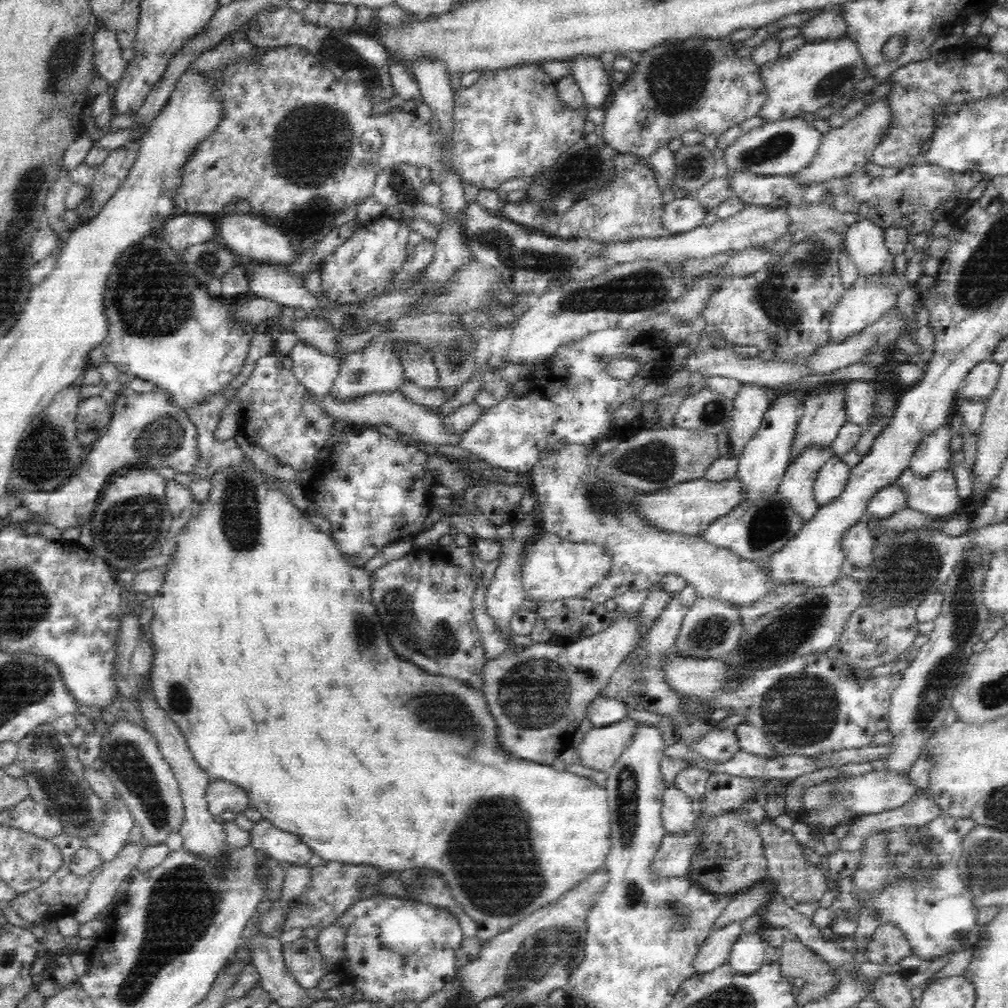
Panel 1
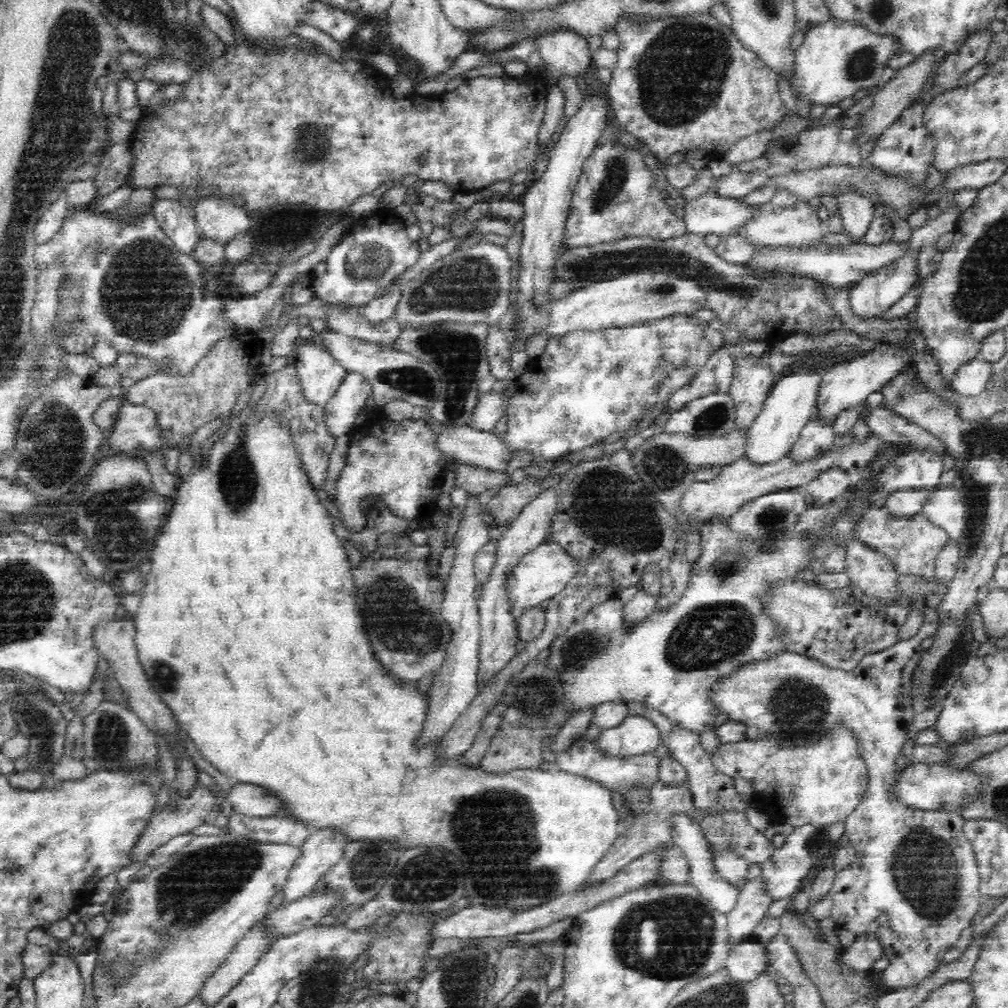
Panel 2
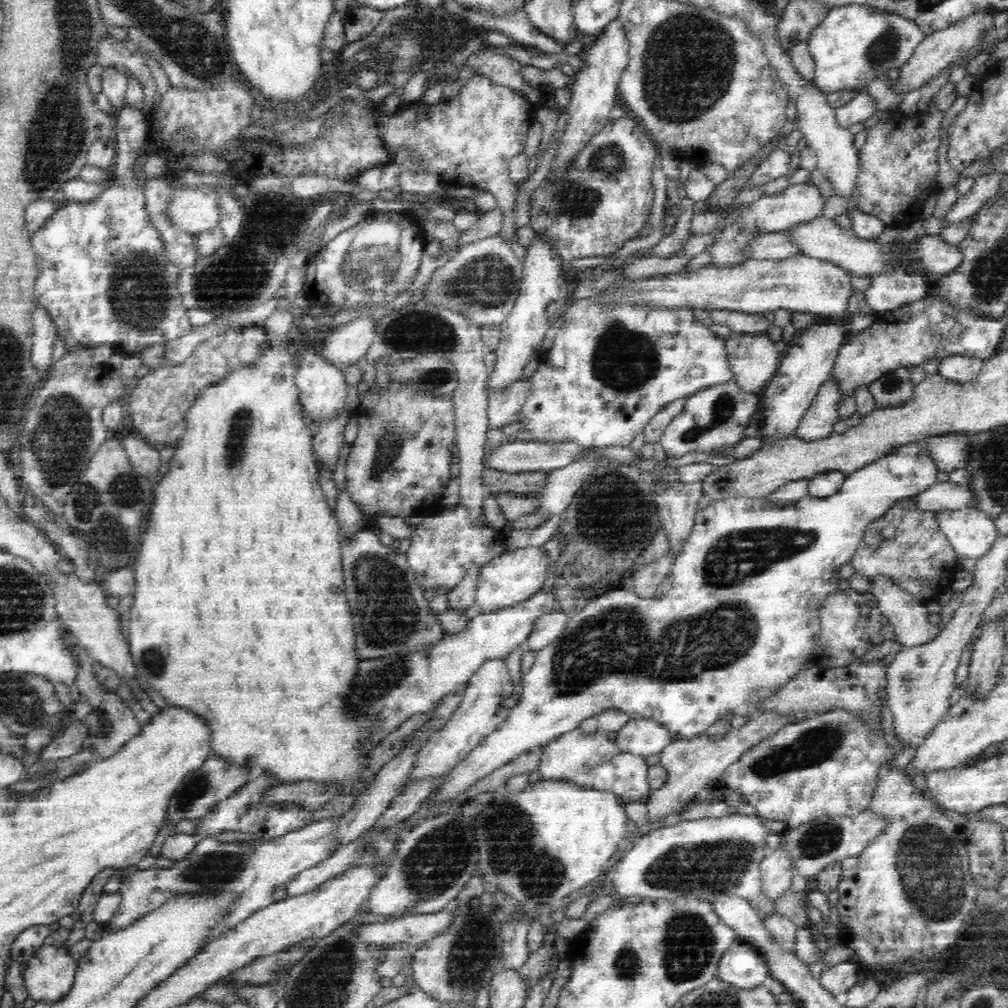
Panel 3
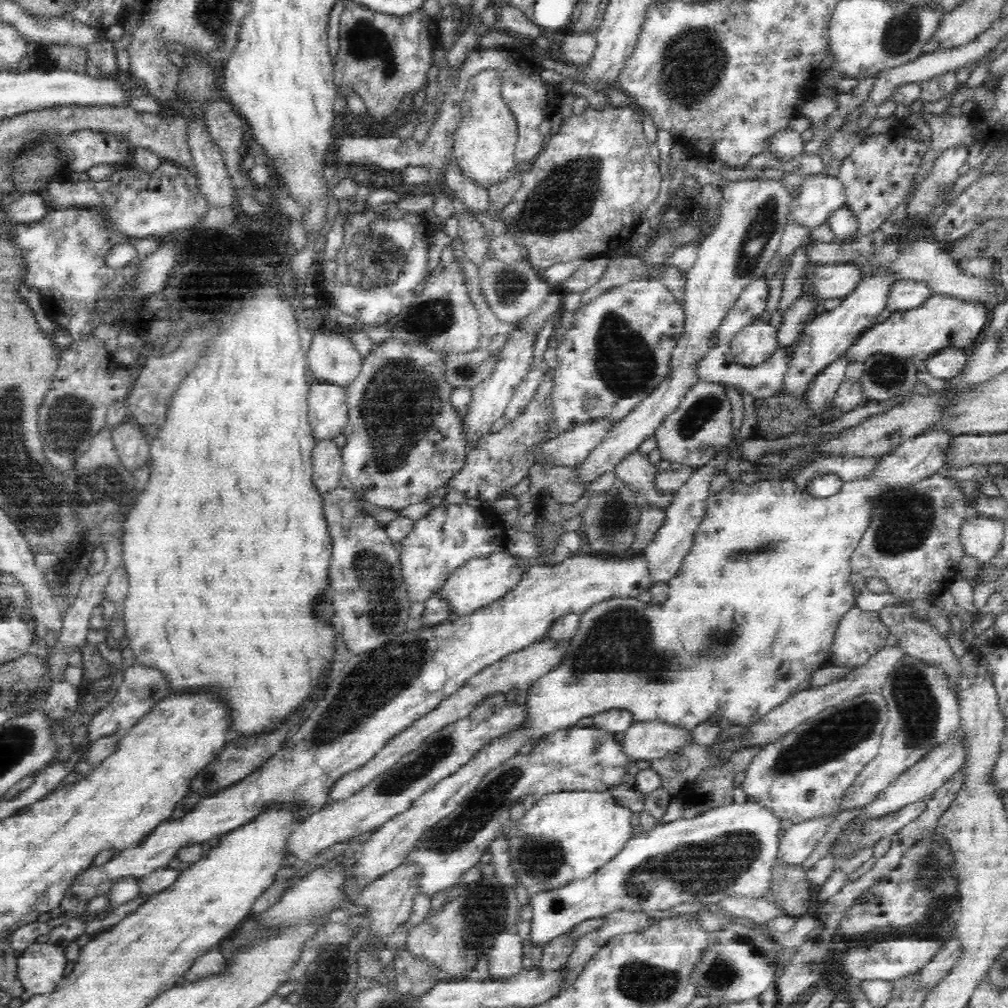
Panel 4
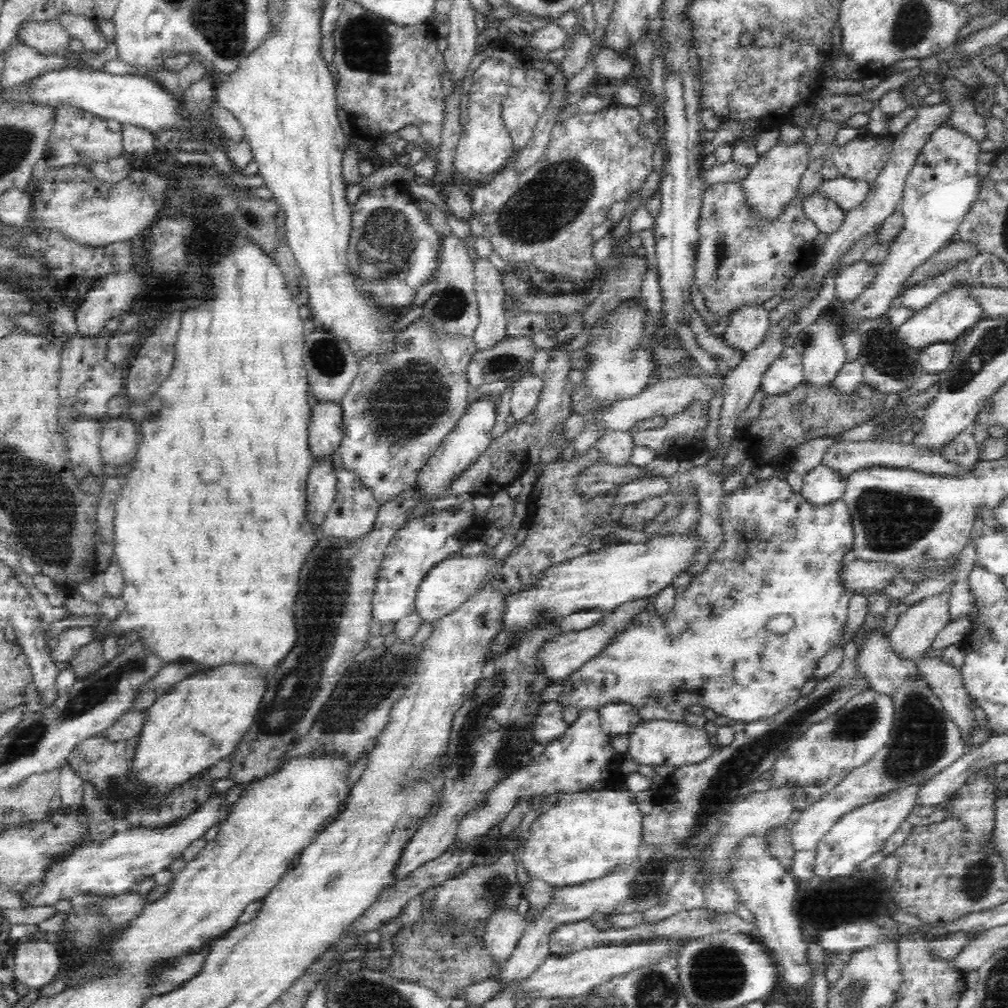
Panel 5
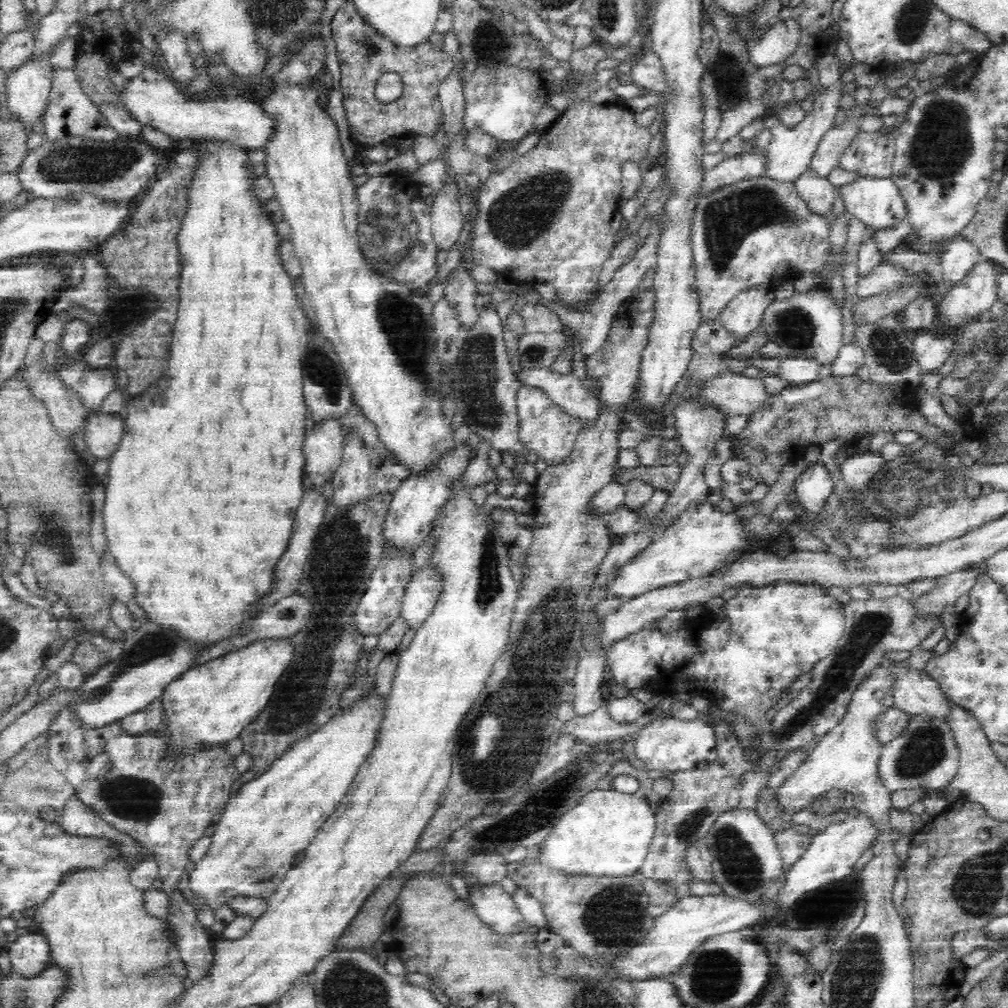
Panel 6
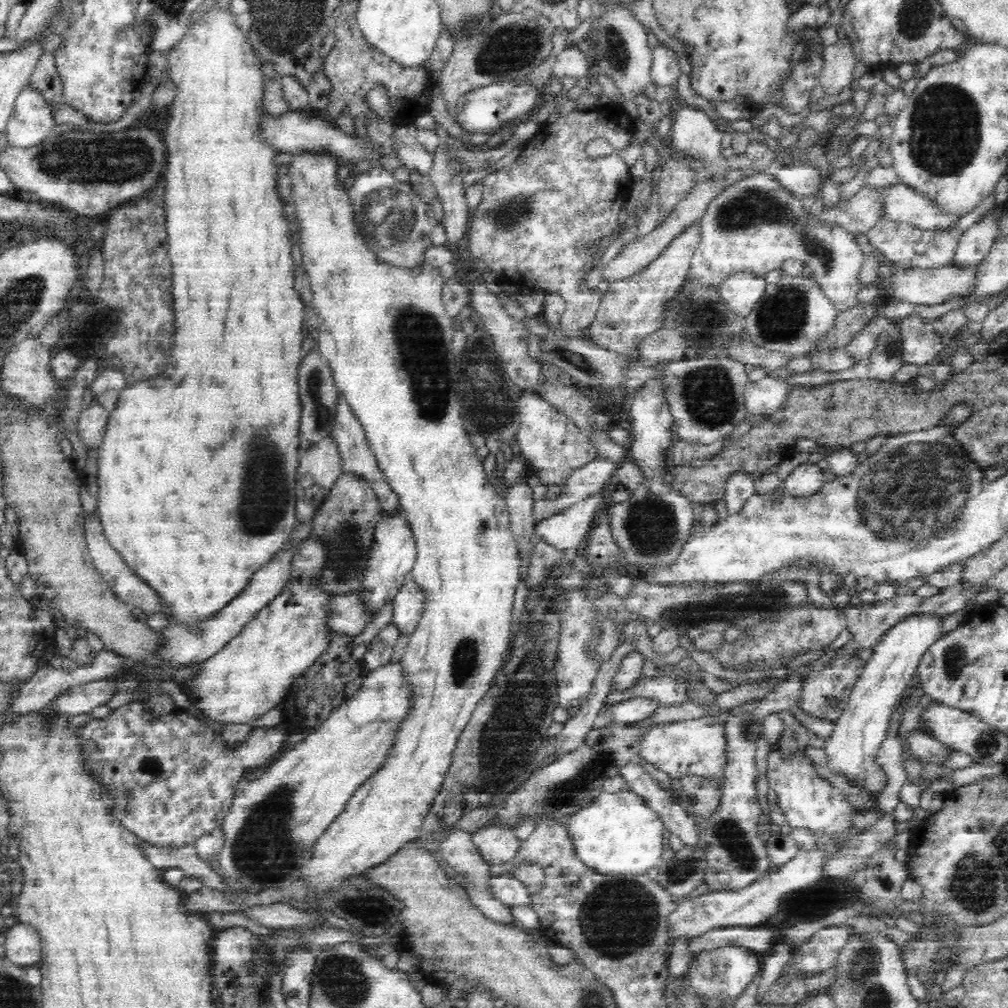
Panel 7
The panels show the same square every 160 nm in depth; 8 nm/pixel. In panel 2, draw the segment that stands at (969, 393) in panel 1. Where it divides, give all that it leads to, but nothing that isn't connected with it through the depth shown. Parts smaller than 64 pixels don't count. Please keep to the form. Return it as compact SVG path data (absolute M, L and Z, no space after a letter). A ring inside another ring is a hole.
M976 356L960 362L949 377L953 388L964 394L976 394L989 377L991 365Z

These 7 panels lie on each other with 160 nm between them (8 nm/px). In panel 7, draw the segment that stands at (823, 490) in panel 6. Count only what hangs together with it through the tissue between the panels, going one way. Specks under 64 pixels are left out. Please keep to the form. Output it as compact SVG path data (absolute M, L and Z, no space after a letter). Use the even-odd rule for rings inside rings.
M800 462L782 481L785 492L791 496L809 496L818 493L823 484L822 471L817 462Z

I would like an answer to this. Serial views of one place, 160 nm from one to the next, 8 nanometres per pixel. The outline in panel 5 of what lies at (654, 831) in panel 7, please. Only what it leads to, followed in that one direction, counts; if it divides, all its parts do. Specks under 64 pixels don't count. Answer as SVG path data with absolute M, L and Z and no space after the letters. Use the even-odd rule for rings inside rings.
M618 786L599 791L564 793L558 804L542 813L532 824L525 846L521 849L521 863L529 876L546 881L552 886L569 887L586 881L604 878L610 873L632 865L640 856L644 844L644 817L636 797Z

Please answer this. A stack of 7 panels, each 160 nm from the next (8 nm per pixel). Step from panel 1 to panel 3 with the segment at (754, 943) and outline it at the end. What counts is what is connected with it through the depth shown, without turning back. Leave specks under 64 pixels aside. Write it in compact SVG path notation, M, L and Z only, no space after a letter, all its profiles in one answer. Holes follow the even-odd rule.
M736 940L722 950L713 980L745 993L763 986L768 976L770 970L762 954L748 942Z

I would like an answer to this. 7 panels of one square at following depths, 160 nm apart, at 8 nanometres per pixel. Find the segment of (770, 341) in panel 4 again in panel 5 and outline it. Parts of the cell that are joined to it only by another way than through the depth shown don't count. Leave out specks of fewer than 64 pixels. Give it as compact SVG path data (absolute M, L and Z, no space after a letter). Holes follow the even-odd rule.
M764 303L742 304L731 310L722 332L722 340L726 346L745 353L764 338L769 327L768 308Z

